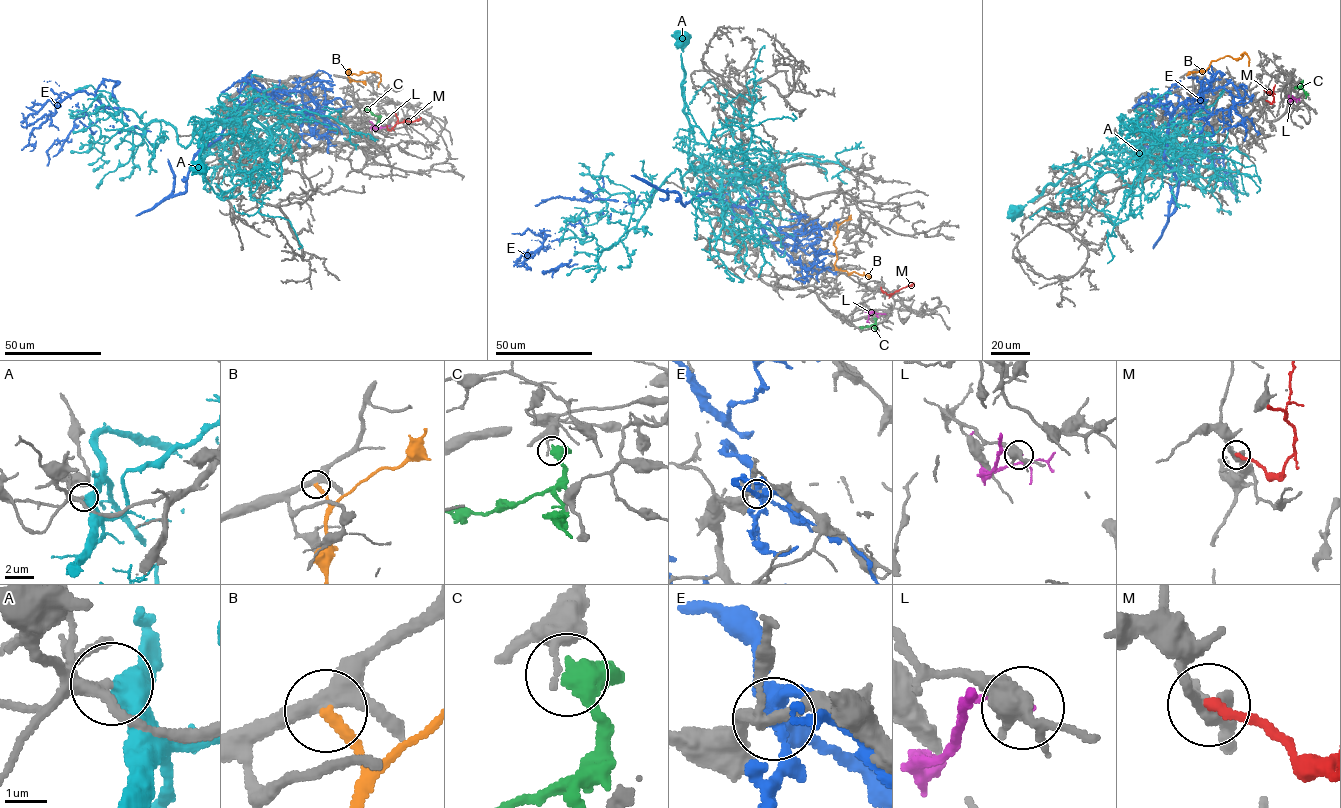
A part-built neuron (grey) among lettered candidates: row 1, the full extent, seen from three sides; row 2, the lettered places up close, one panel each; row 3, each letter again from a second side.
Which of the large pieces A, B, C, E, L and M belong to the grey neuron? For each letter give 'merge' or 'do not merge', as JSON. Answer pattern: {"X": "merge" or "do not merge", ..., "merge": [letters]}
{"A": "do not merge", "B": "do not merge", "C": "do not merge", "E": "do not merge", "L": "do not merge", "M": "do not merge", "merge": []}

